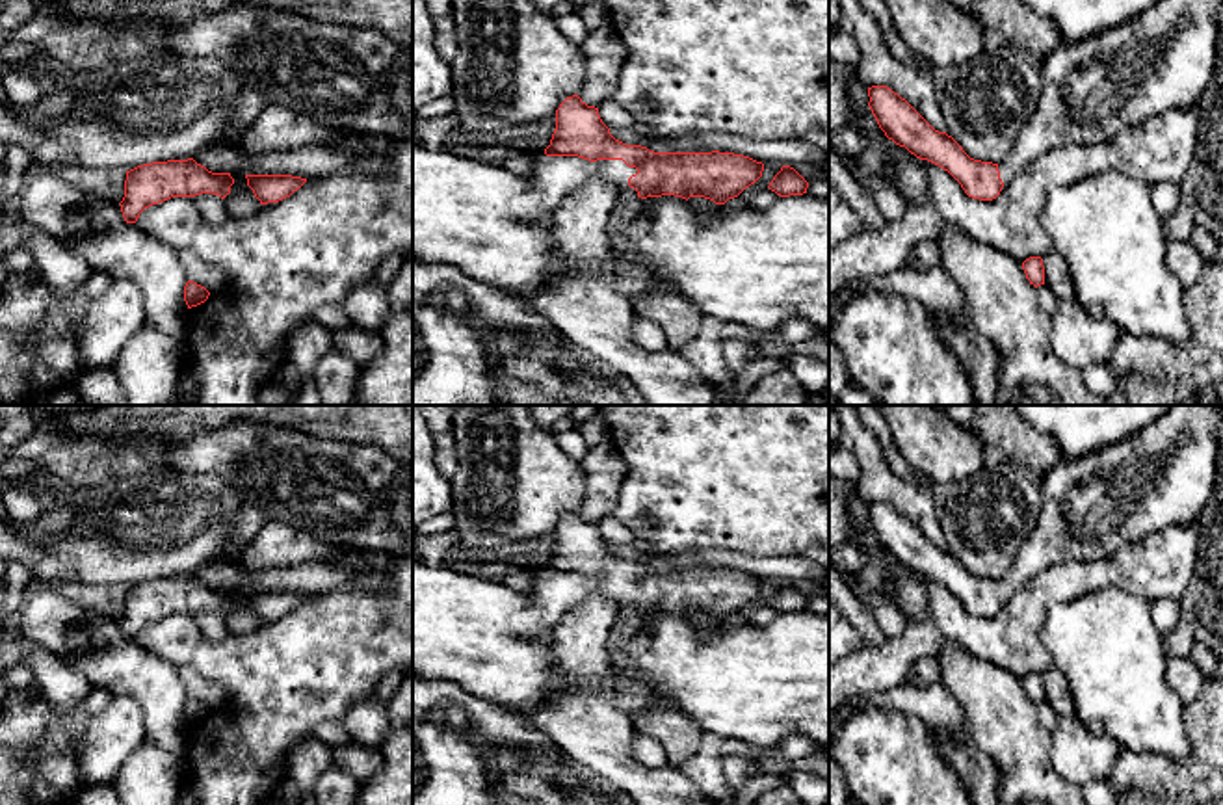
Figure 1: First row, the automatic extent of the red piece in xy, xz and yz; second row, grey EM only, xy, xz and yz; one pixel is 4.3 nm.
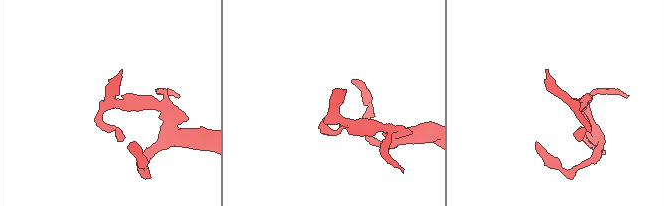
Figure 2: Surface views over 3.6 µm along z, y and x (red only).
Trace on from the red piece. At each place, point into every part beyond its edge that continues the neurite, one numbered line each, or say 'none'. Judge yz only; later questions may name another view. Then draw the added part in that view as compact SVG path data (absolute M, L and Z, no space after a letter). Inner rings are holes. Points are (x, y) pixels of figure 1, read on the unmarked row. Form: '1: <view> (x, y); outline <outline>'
none

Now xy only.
none

